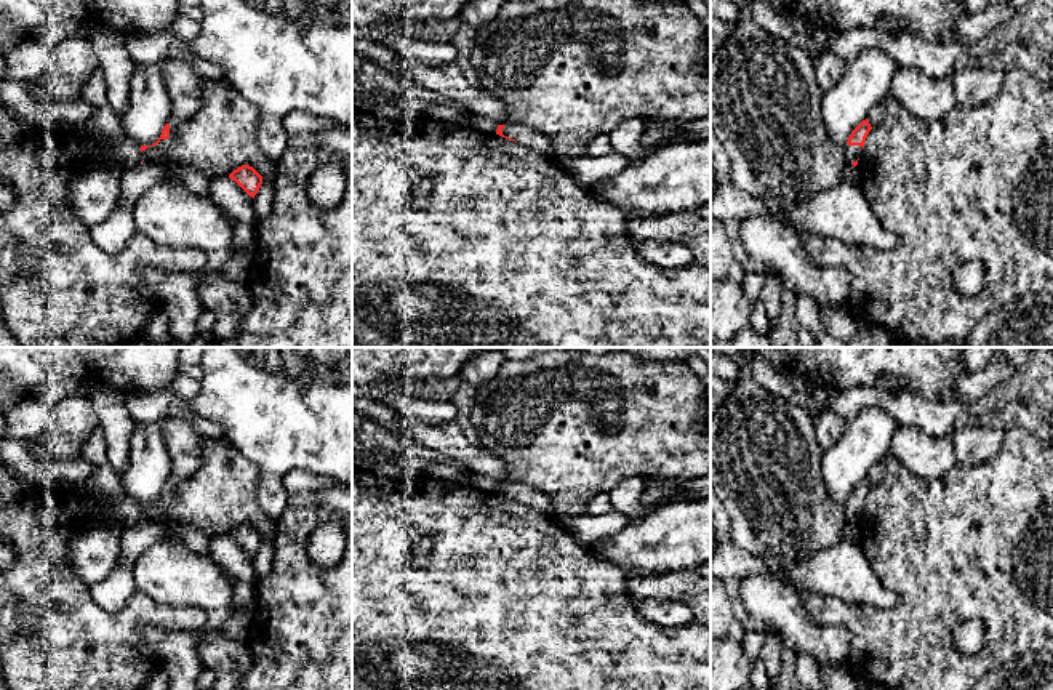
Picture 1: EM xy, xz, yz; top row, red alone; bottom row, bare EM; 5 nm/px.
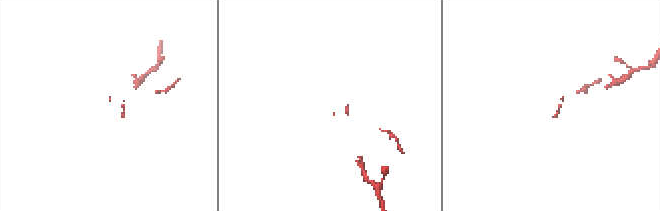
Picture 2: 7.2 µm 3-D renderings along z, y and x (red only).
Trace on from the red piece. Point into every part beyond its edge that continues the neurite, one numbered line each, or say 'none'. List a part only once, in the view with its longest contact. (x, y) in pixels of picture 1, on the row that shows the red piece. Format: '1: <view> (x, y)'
1: xy (184, 85)

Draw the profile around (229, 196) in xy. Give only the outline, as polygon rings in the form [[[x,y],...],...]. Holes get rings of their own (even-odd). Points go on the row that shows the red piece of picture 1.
[[[229,176],[210,179],[211,199],[221,207],[235,223],[254,226],[258,221],[253,197],[250,197],[235,181]]]

